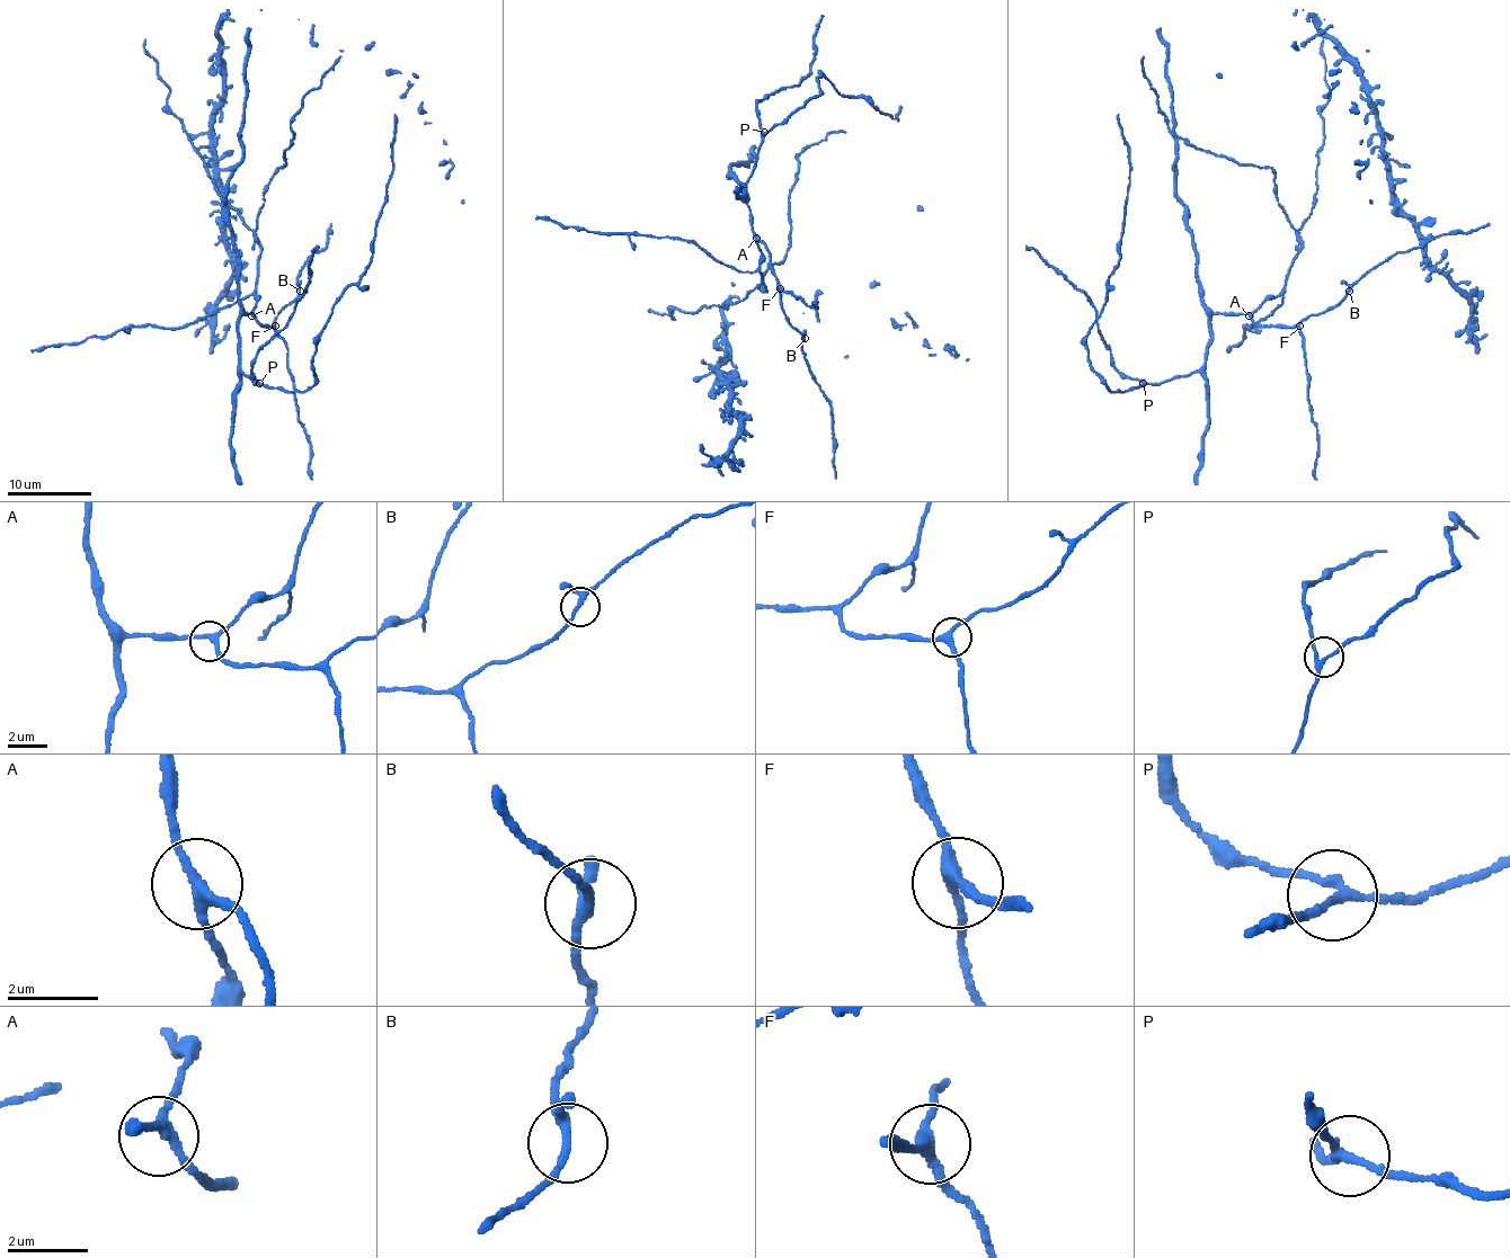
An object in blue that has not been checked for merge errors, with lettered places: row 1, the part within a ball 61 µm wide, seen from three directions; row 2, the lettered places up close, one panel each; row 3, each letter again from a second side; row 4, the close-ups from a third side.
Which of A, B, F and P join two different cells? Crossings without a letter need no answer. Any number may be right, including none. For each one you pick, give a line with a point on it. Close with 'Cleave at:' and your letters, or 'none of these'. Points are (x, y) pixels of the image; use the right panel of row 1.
Cleave at: none of these

